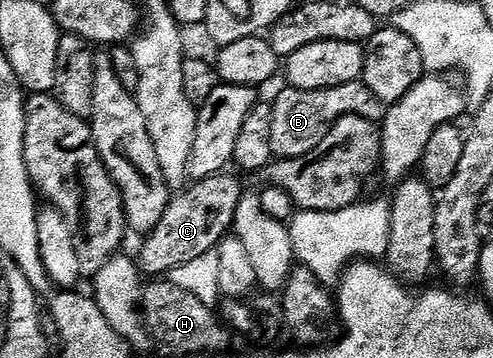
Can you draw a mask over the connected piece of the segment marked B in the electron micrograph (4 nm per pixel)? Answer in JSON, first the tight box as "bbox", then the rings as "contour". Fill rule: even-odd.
{"bbox":[271,80,387,159],"contour":[[[358,80],[351,84],[339,84],[335,88],[327,88],[326,90],[294,90],[285,88],[285,91],[277,99],[272,99],[271,105],[273,107],[271,112],[271,152],[274,159],[307,156],[307,152],[311,152],[311,148],[315,148],[319,144],[319,140],[323,140],[323,136],[327,136],[329,129],[344,114],[363,116],[363,120],[371,120],[380,124],[385,120],[387,109],[386,102],[379,100],[379,96],[375,96],[375,92],[371,92],[371,88],[367,88],[364,80]]]}

